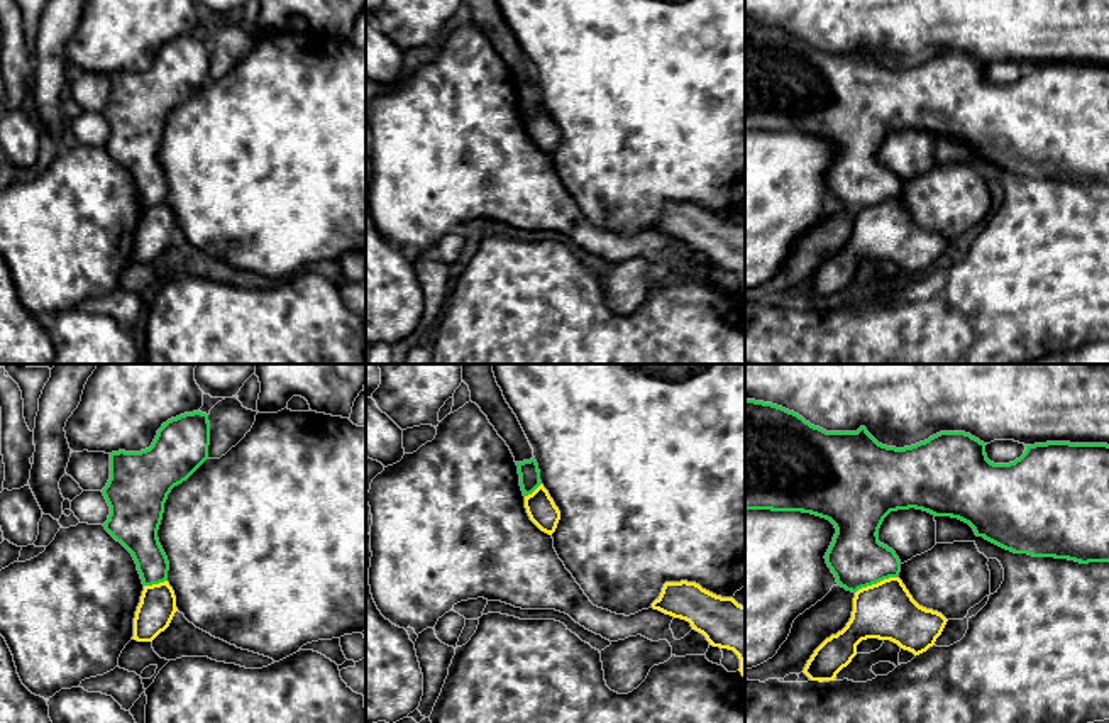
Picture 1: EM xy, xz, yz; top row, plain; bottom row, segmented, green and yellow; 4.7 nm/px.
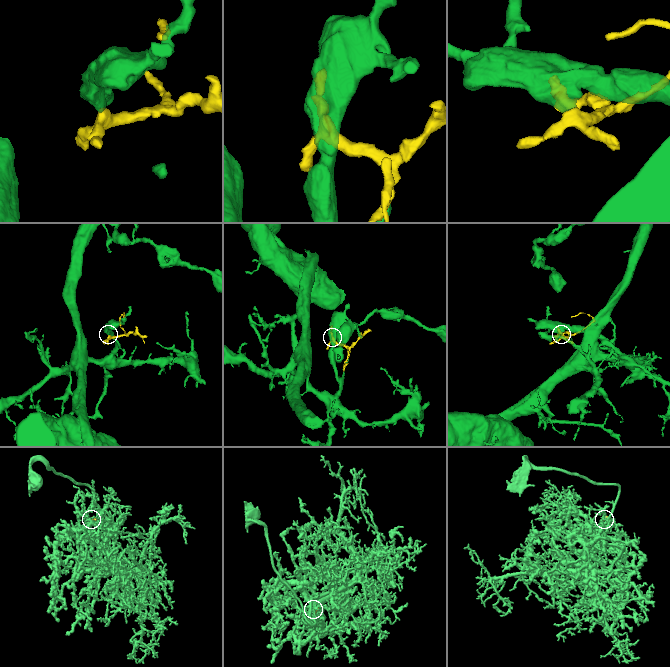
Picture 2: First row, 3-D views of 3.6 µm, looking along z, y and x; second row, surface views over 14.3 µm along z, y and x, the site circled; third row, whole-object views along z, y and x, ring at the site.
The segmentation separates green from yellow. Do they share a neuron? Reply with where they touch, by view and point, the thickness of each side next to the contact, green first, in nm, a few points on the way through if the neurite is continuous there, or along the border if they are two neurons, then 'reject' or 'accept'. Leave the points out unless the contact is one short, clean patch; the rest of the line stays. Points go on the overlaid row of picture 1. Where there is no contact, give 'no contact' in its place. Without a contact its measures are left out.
contact yz (876, 583); calibres 260 and 280 nm; border yz (896, 576), (862, 586), (855, 593); reject

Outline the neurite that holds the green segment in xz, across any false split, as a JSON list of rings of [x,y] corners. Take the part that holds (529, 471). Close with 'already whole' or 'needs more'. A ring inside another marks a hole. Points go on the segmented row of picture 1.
[[[533,457],[530,461],[516,462],[516,466],[518,466],[520,486],[523,496],[528,496],[542,484],[538,464]]]; already whole

